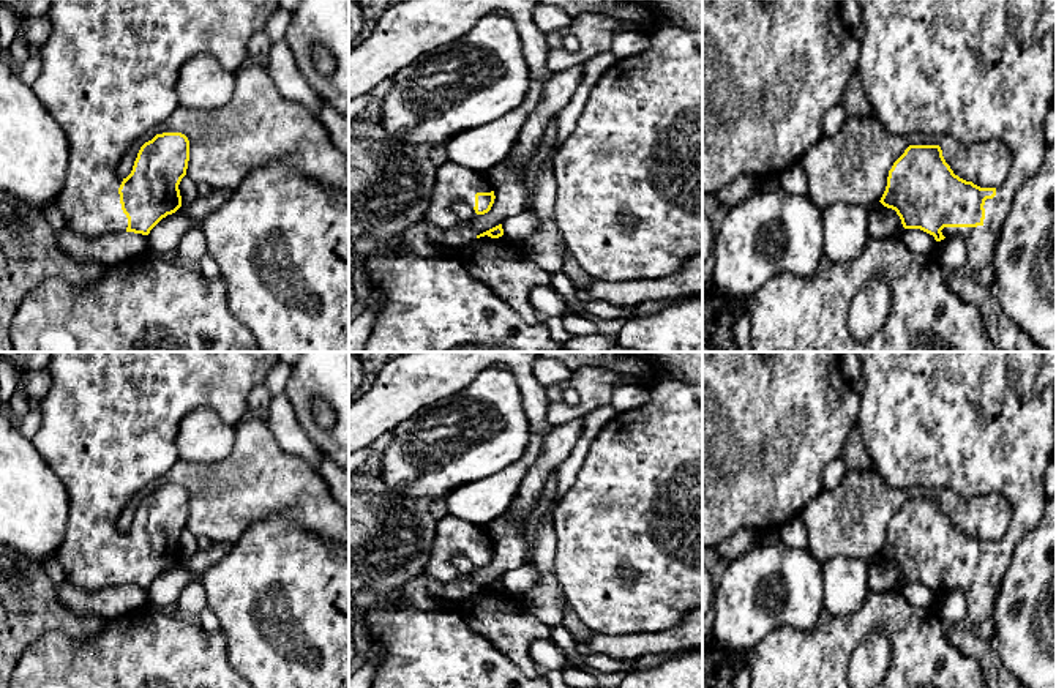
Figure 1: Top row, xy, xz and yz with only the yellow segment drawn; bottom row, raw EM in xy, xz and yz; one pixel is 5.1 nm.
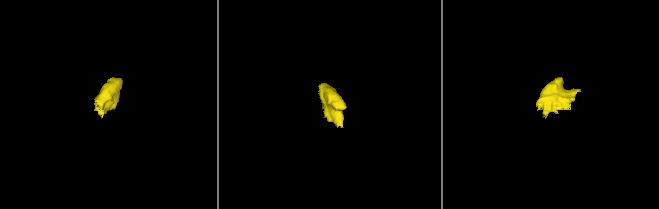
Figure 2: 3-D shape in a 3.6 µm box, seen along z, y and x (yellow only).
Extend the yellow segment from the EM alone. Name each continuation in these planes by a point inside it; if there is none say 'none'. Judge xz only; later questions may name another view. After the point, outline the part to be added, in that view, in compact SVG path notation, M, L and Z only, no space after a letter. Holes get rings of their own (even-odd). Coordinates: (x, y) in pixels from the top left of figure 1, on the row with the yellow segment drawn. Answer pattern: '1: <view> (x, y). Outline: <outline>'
1: xz (453, 183). Outline: M448 159L437 167L431 202L423 221L440 230L455 229L461 224L461 218L453 211L453 204L466 202L474 208L475 194L491 191L492 183L486 174L475 172Z

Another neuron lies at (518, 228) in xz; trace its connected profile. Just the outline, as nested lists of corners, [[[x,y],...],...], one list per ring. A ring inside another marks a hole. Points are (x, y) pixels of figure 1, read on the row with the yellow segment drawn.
[[[524,210],[502,222],[504,235],[515,243],[522,243],[537,227],[538,218],[534,210]]]

